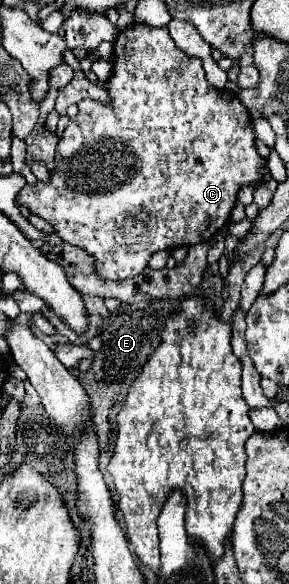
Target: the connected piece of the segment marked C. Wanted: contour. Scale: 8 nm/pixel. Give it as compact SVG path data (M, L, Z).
M146 24L128 26L126 30L122 30L118 34L118 38L114 42L114 58L116 58L114 74L106 84L110 98L112 98L112 106L104 106L96 100L82 100L78 104L78 108L80 108L78 116L74 120L70 120L70 124L66 126L66 130L58 142L56 170L52 172L52 180L48 184L38 182L36 186L24 186L16 200L20 204L28 206L30 212L48 220L54 226L54 232L64 242L90 252L96 258L98 276L110 278L110 280L120 280L120 278L138 276L144 268L148 268L148 260L158 250L174 250L178 246L194 246L198 242L208 242L230 220L230 212L232 212L232 206L236 204L238 190L244 186L250 186L252 190L256 190L258 186L268 182L272 176L270 176L266 160L256 150L248 110L238 102L236 94L230 94L226 90L214 90L208 86L200 60L190 58L182 50L178 50L174 40L168 34L168 28L150 28Z

